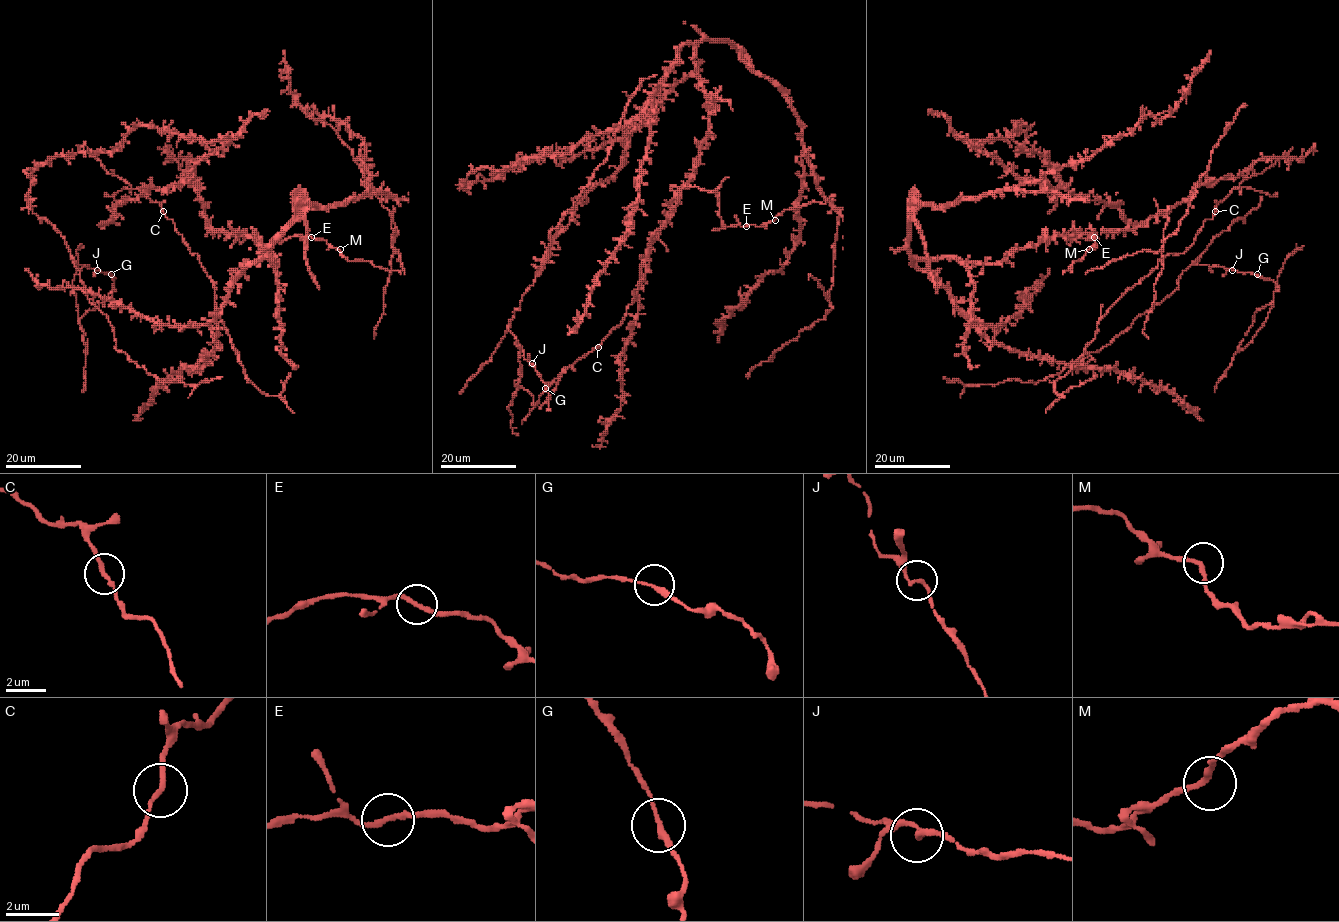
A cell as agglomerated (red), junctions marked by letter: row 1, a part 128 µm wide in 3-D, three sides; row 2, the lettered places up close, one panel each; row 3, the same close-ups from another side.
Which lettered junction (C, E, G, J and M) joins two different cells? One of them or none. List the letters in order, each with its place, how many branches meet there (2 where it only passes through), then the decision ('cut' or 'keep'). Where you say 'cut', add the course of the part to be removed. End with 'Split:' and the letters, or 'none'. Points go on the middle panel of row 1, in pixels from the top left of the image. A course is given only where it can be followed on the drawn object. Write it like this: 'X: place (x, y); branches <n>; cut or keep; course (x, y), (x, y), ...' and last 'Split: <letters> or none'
C: place (598, 347); branches 2; keep
E: place (746, 226); branches 2; keep
G: place (545, 388); branches 2; keep
J: place (532, 363); branches 2; keep
M: place (775, 220); branches 2; keep
Split: none

